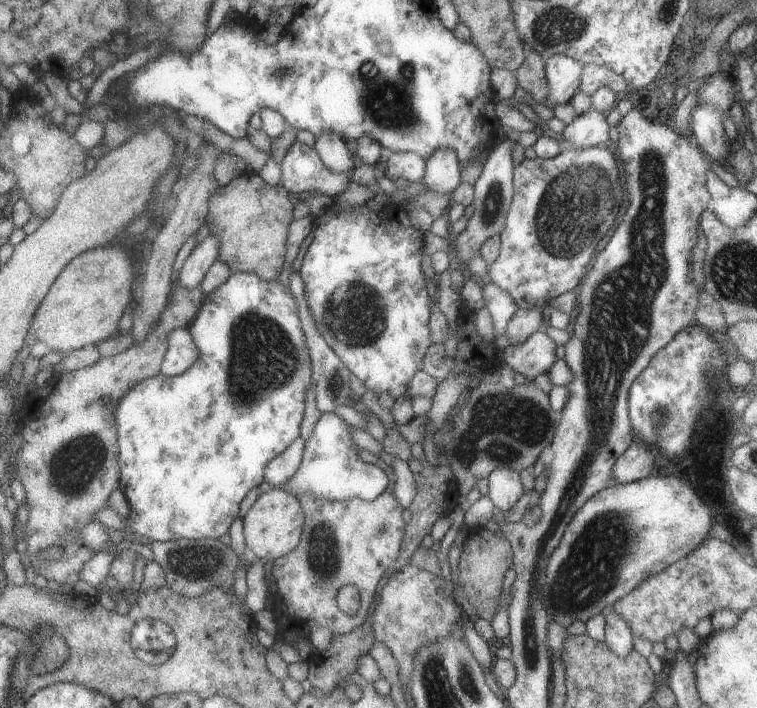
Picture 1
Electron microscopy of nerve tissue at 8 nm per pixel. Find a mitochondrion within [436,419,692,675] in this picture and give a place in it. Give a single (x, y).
(593, 567)

